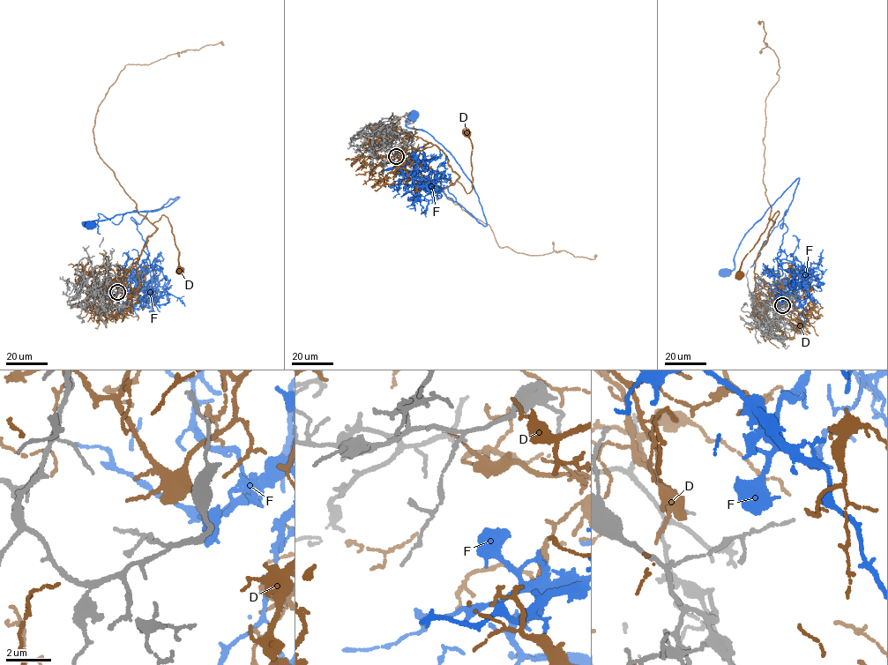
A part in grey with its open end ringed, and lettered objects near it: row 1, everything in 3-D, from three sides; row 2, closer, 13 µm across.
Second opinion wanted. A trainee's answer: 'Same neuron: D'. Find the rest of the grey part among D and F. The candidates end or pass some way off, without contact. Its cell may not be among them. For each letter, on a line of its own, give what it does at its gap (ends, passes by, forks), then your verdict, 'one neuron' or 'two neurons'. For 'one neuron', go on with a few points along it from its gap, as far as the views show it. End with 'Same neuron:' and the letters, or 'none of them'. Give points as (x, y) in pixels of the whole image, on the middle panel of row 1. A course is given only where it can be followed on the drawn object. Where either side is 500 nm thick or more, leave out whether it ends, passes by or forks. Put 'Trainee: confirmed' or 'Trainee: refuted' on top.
Trainee: refuted
D: it passes by; two neurons
F: it passes by; one neuron; it runs (399, 158), (437, 171), (438, 193), (447, 188), (486, 225), (472, 183), (444, 147), (406, 126), (411, 115)
Same neuron: F

